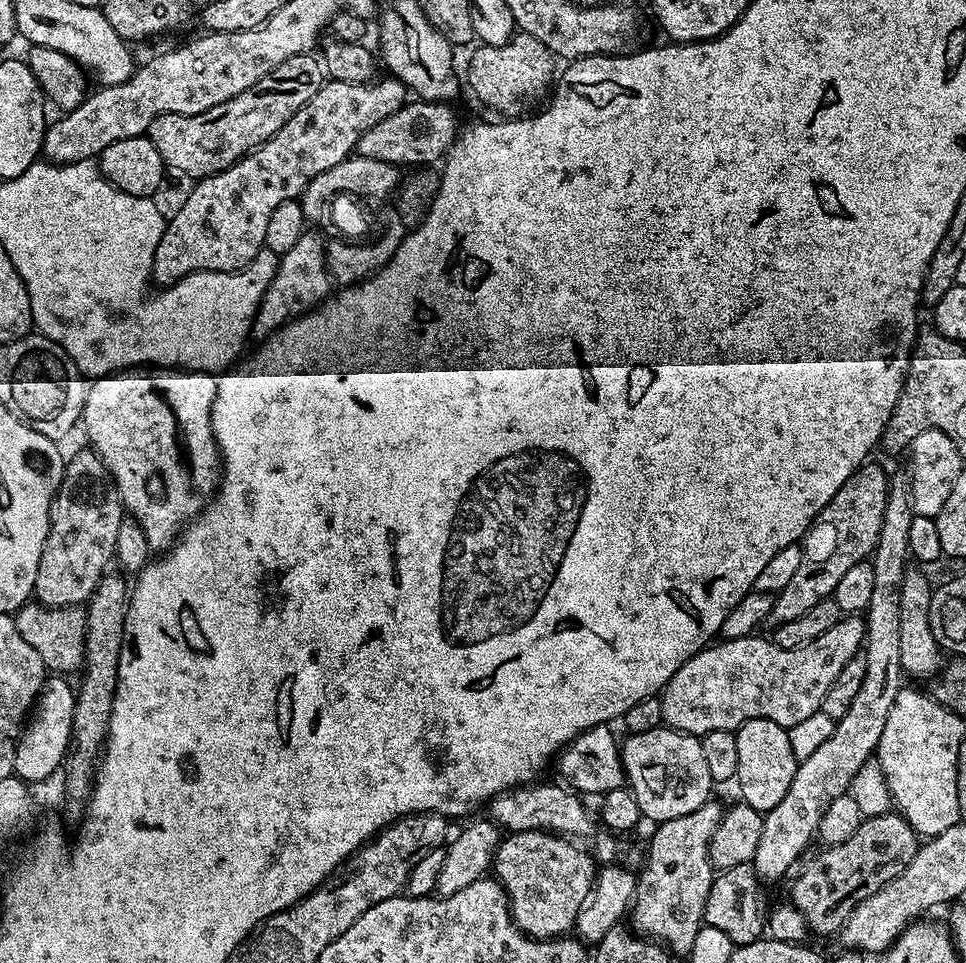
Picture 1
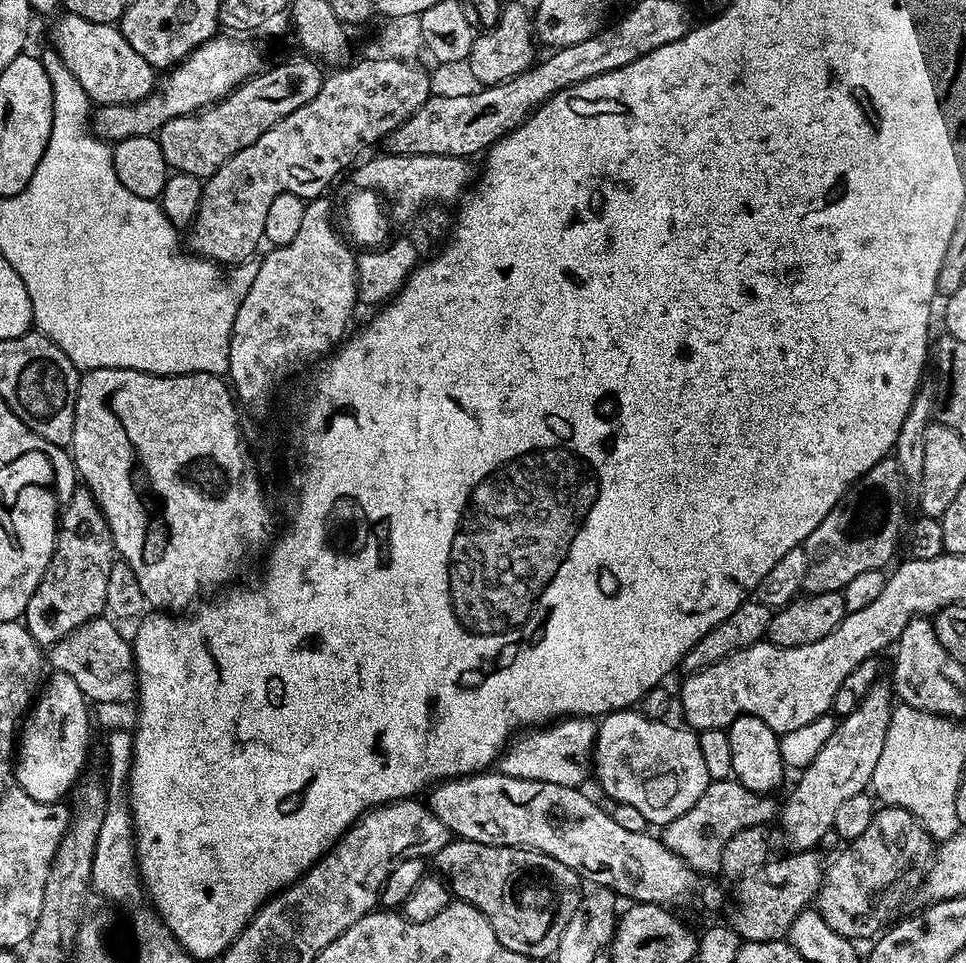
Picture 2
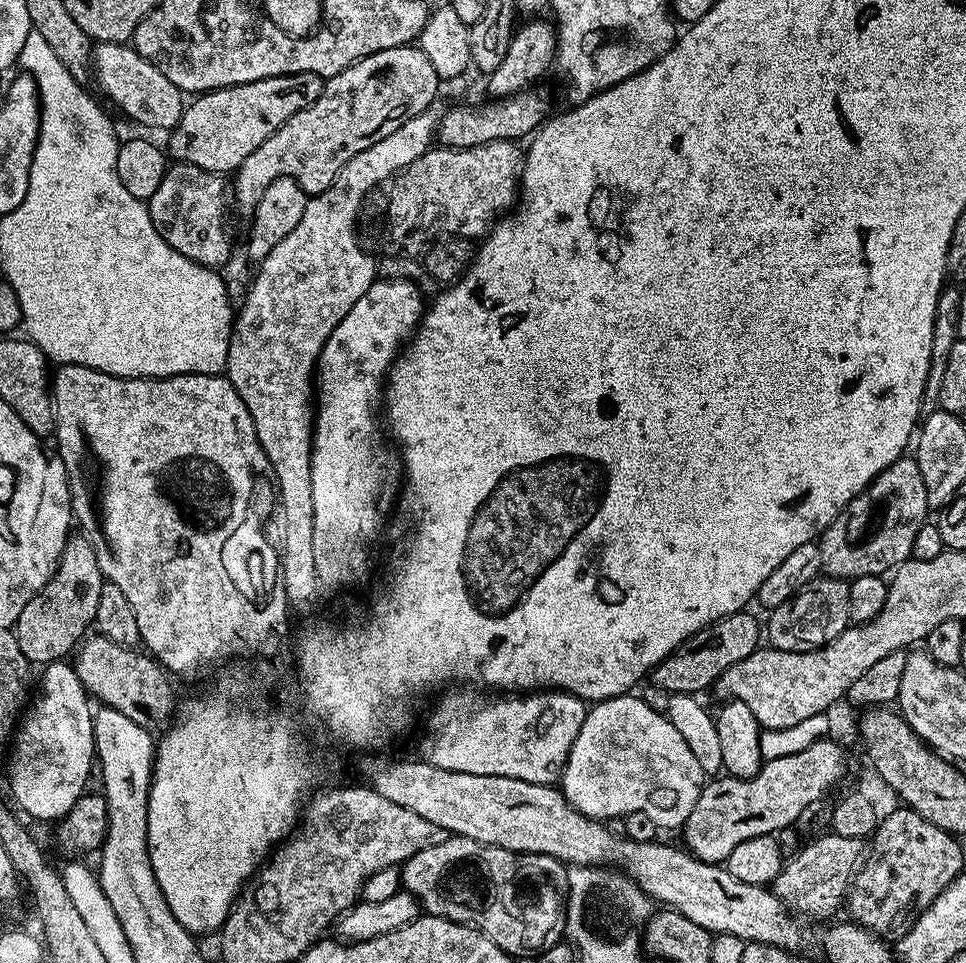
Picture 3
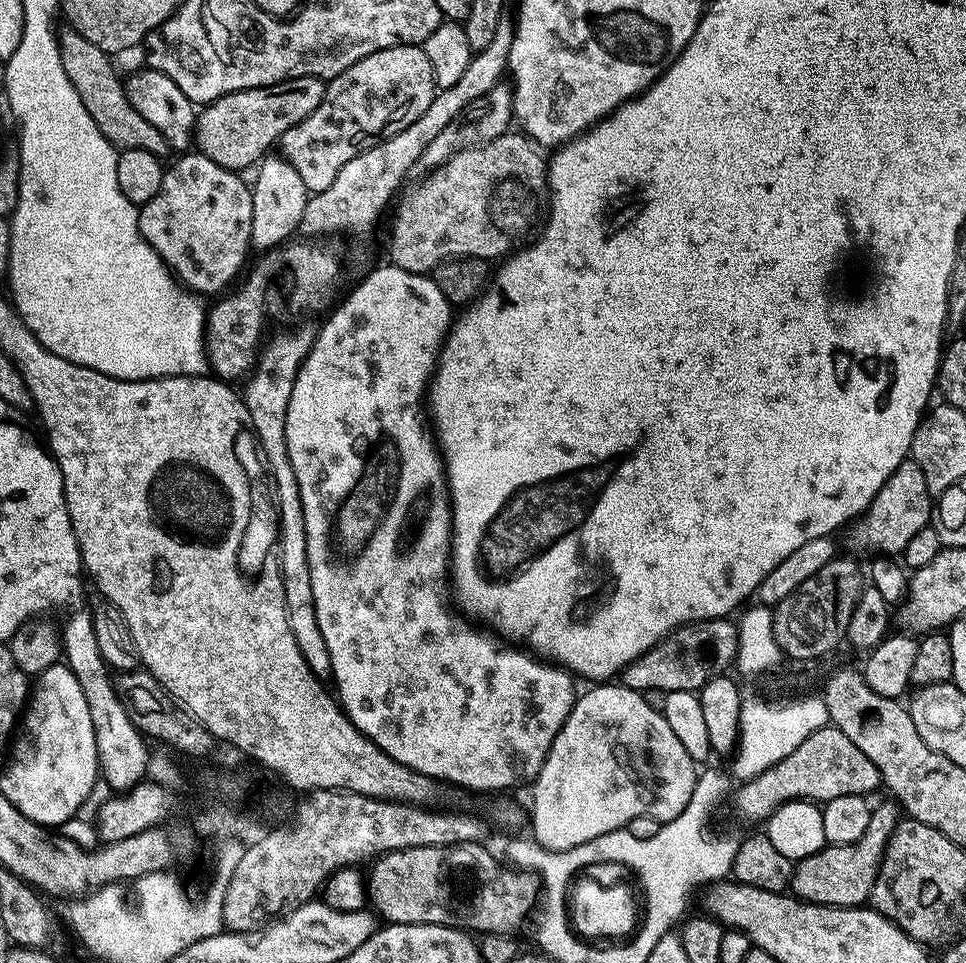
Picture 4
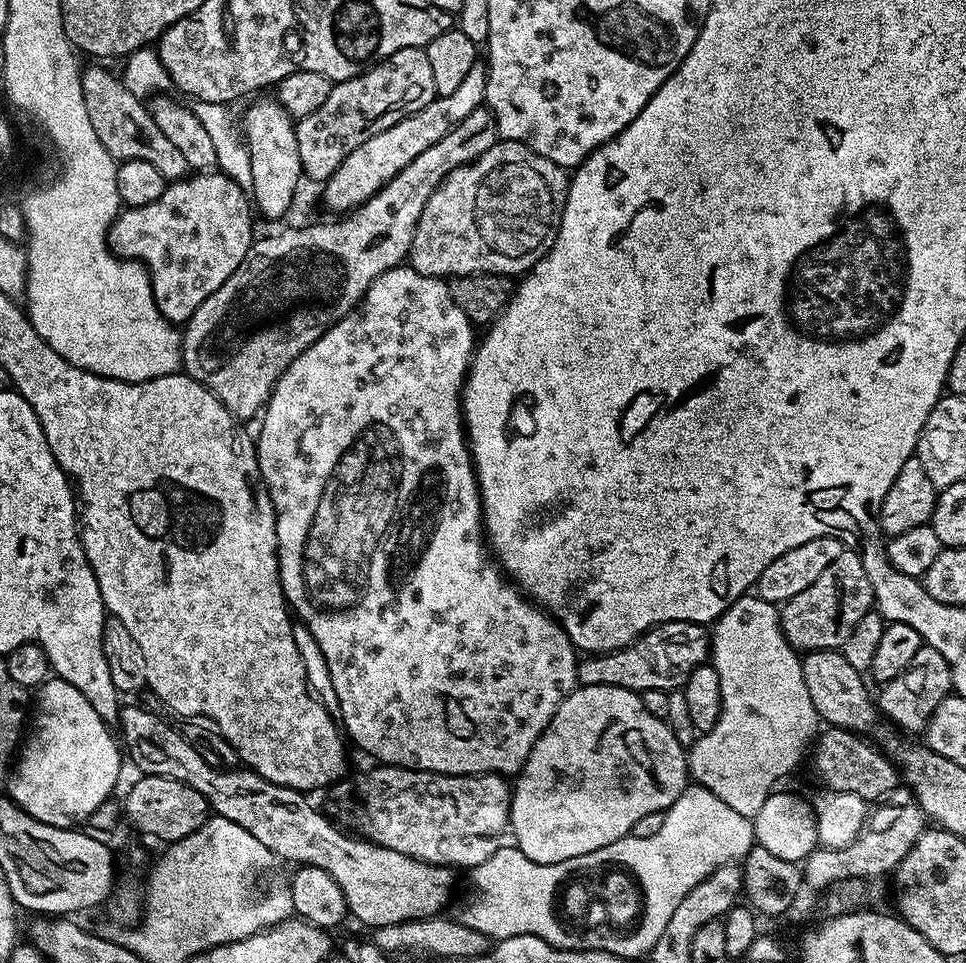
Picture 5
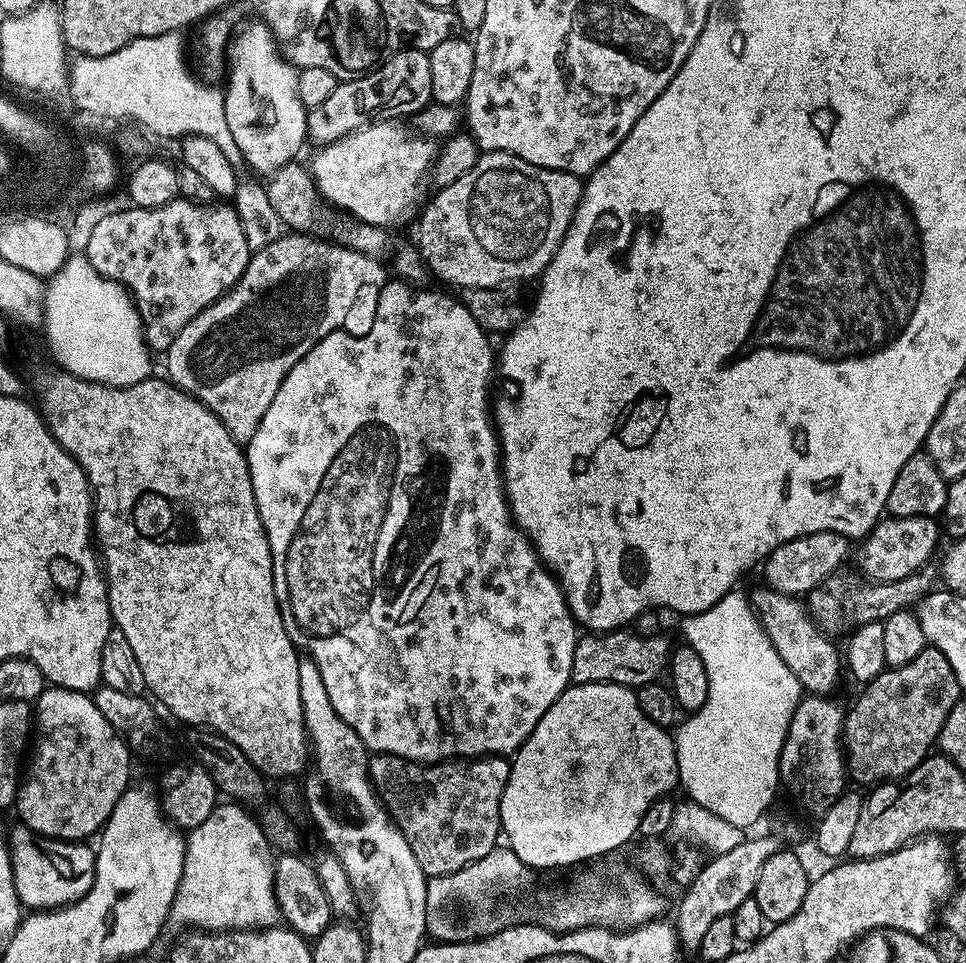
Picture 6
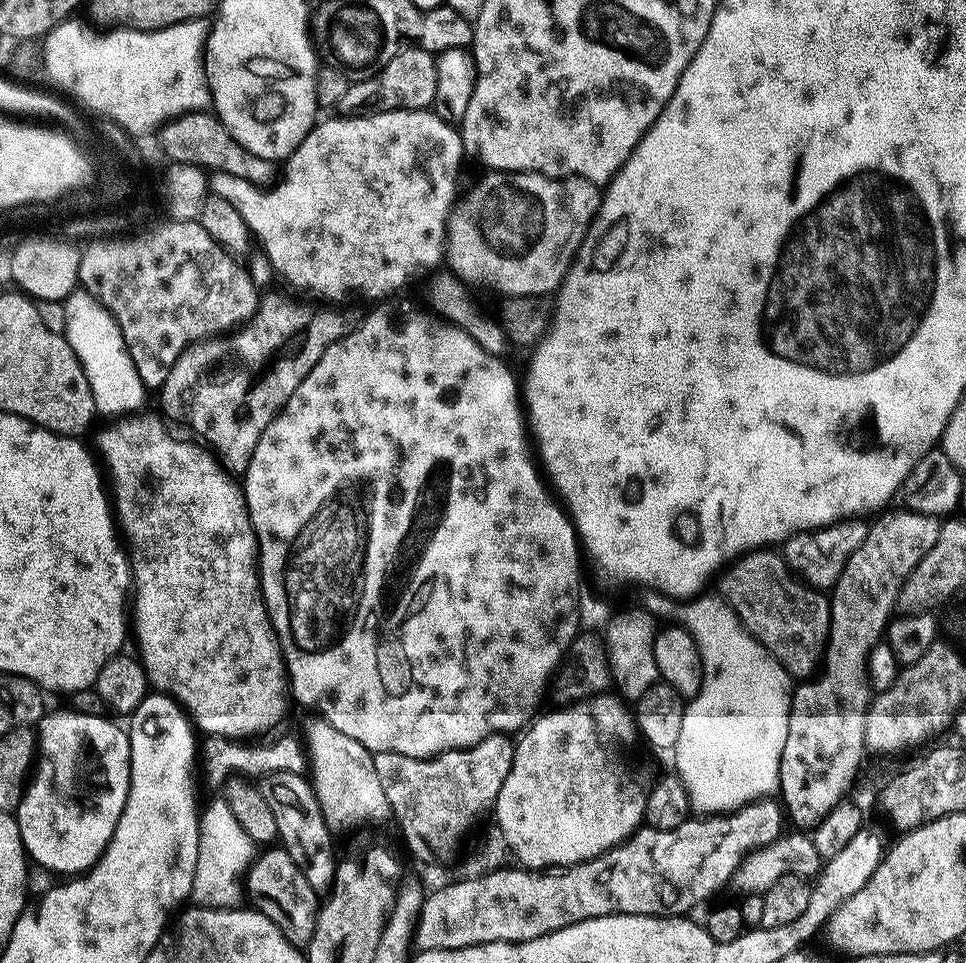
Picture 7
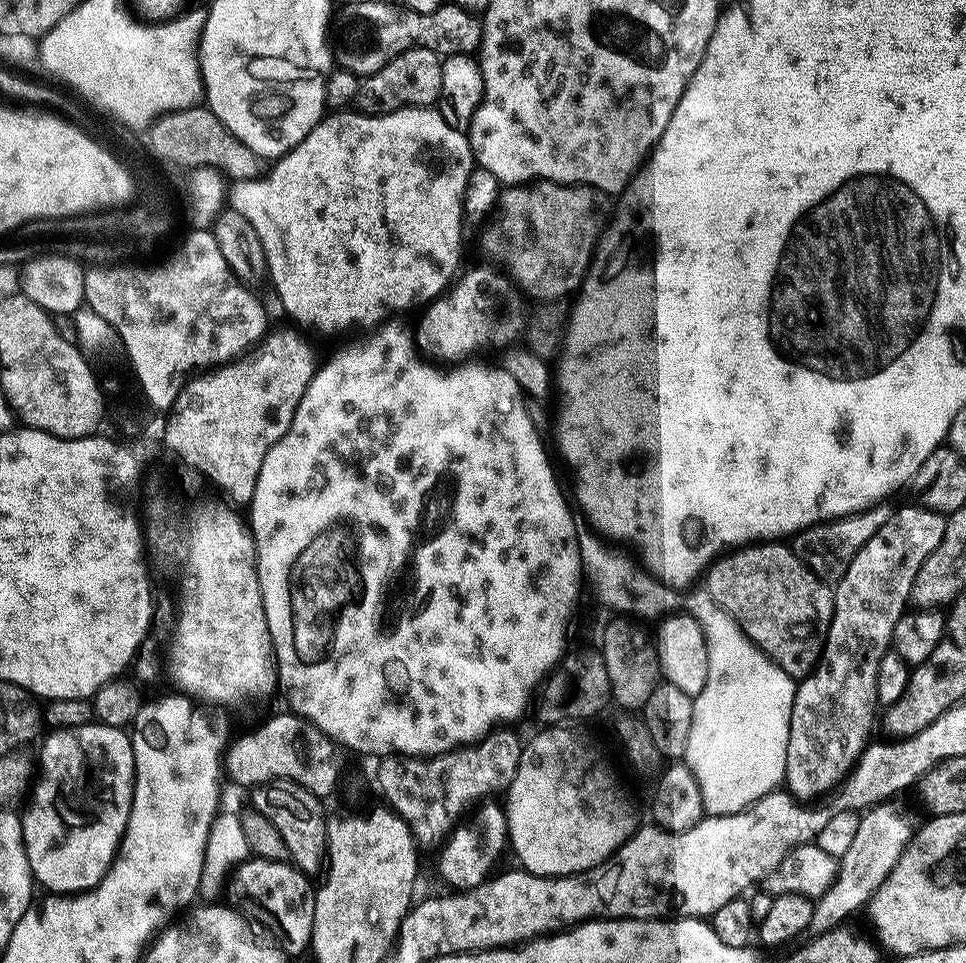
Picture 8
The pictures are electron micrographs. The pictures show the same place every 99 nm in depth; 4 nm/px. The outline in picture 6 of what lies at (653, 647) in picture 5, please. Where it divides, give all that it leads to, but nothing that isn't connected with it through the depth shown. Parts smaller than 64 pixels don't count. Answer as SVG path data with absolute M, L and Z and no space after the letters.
M632 630L581 635L574 650L572 684L620 684L623 688L635 690L644 684L657 683L669 667L673 641L668 641L661 634L628 631Z

